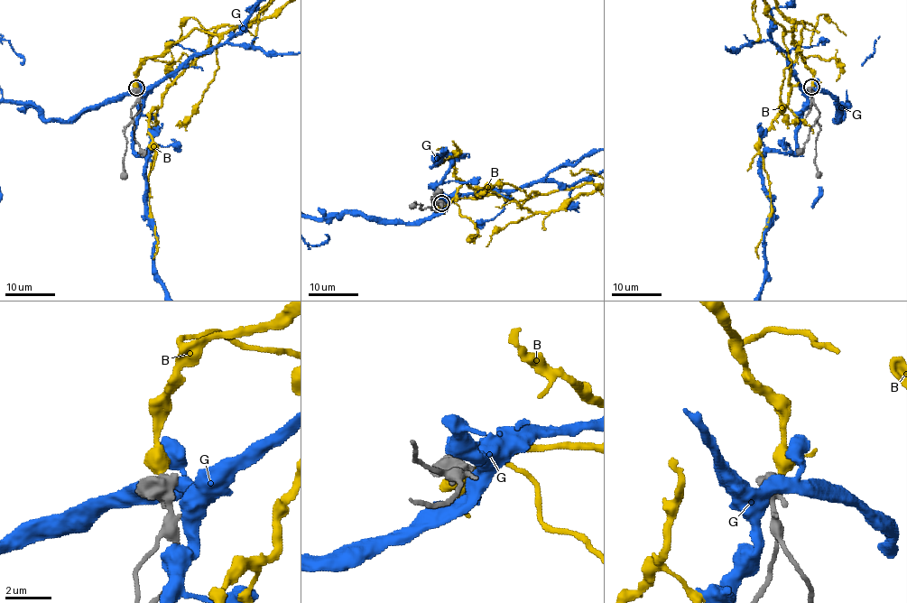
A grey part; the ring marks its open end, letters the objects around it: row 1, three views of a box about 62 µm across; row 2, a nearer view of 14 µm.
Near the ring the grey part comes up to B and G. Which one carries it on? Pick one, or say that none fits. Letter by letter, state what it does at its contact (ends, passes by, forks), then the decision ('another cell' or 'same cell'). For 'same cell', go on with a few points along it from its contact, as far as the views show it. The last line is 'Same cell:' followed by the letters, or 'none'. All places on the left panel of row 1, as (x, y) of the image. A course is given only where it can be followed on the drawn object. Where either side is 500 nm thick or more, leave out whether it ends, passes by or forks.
B: it passes by; same cell
G: it forks; another cell
Same cell: B

